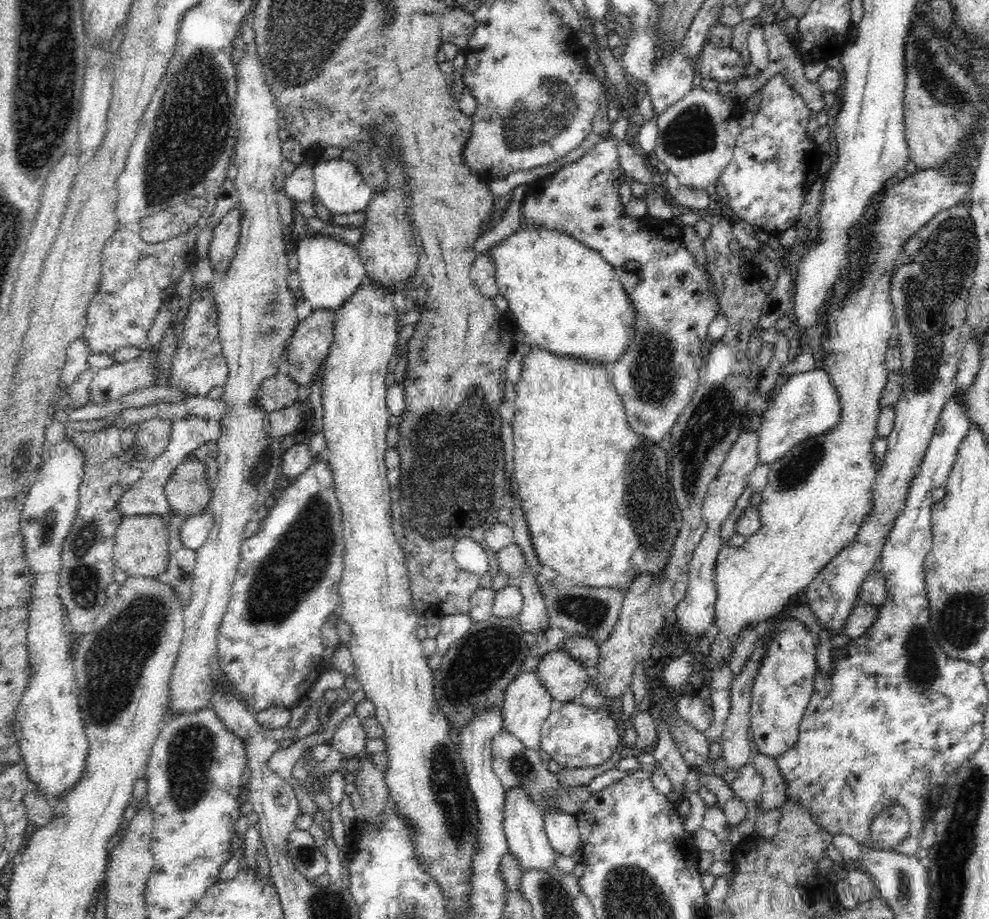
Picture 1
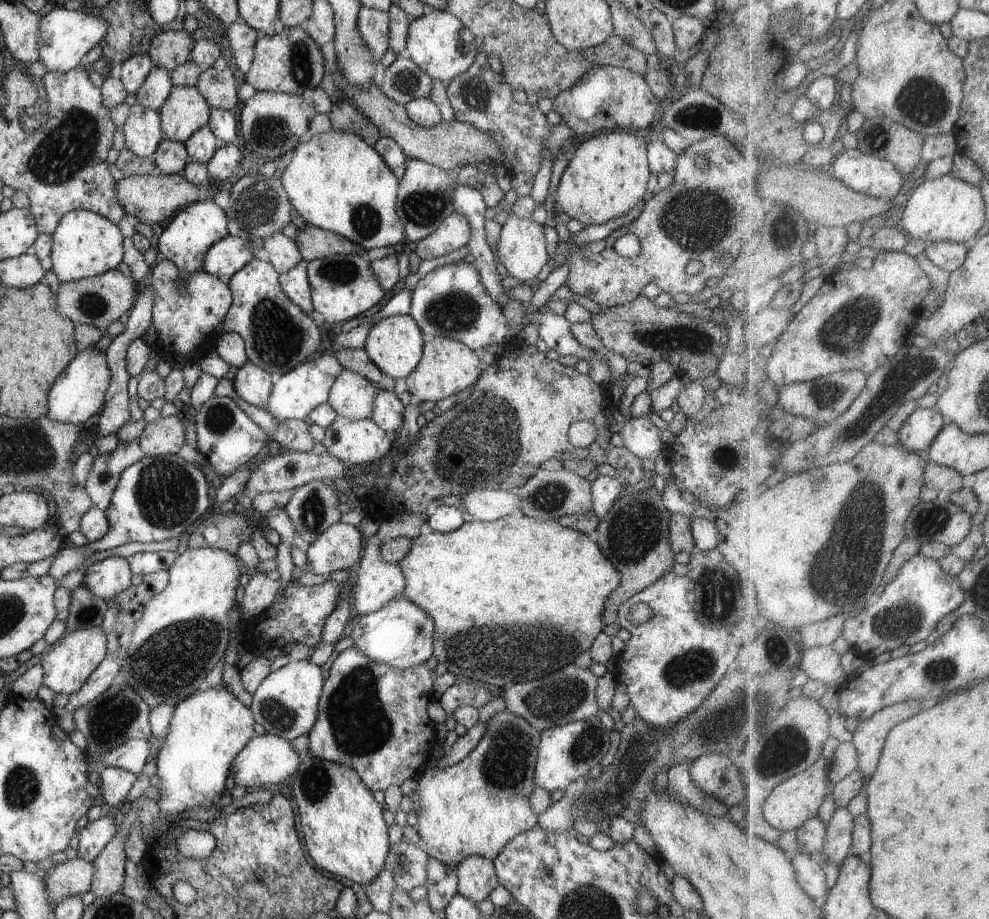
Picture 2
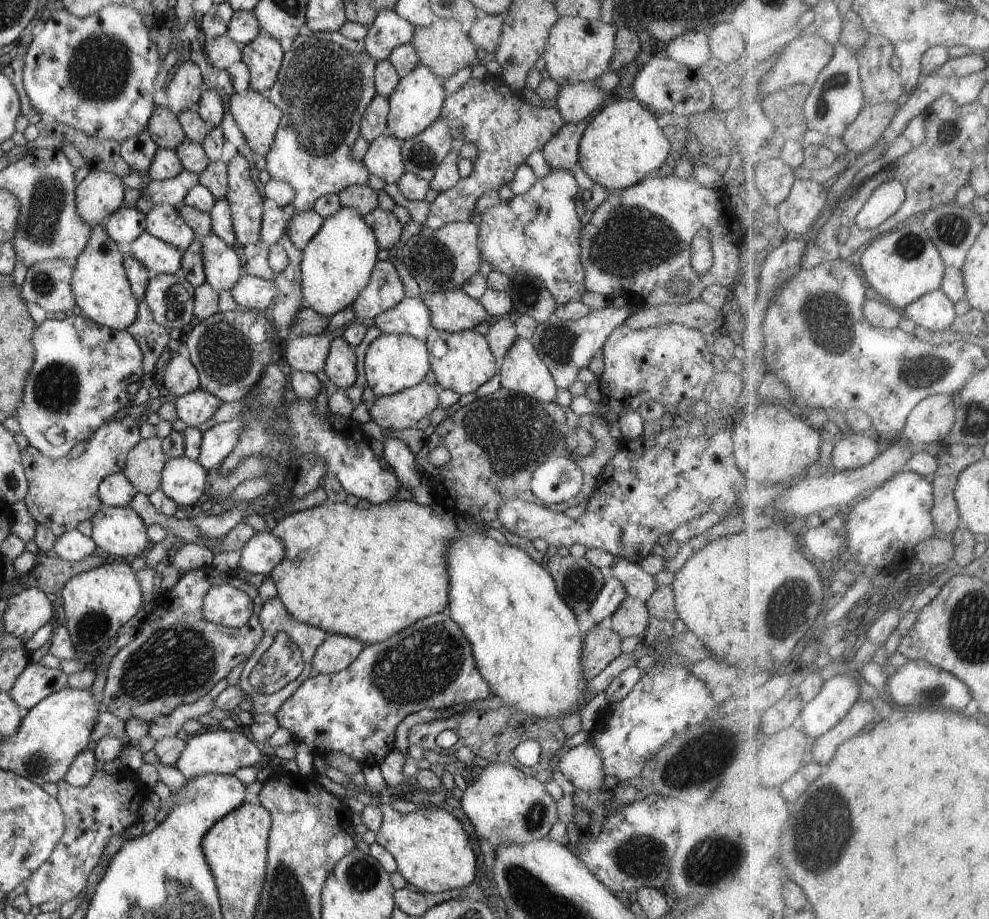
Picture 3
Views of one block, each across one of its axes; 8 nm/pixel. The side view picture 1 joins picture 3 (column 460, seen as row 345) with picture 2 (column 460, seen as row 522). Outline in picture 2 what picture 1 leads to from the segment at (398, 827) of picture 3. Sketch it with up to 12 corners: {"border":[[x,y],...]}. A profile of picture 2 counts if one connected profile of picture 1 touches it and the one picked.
{"border":[[508,709],[417,776],[416,830],[455,867],[532,830],[541,733]]}

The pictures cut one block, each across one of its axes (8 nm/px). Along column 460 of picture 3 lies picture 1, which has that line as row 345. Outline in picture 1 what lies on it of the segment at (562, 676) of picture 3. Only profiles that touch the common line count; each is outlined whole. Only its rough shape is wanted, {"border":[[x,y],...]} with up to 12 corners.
{"border":[[521,224],[488,252],[522,342],[615,364],[636,310],[596,250]]}

